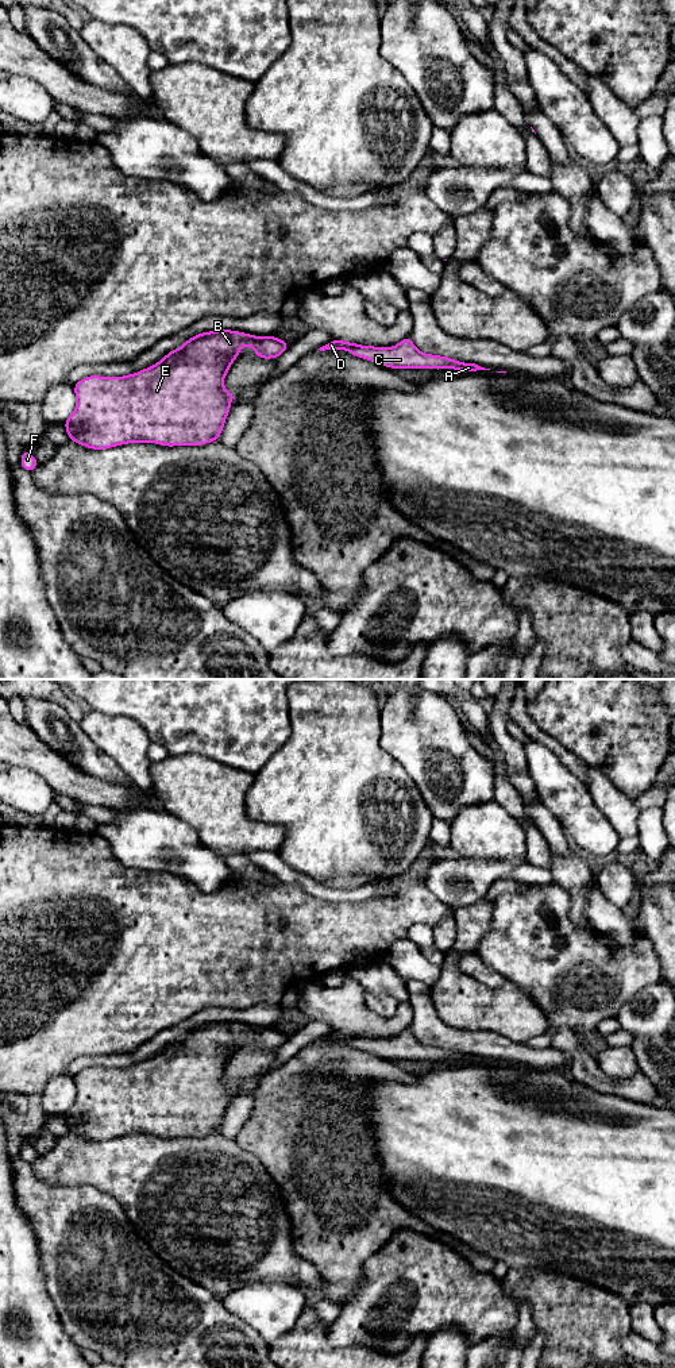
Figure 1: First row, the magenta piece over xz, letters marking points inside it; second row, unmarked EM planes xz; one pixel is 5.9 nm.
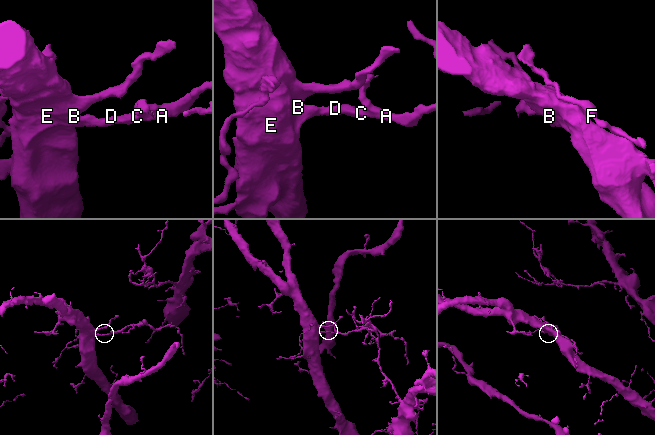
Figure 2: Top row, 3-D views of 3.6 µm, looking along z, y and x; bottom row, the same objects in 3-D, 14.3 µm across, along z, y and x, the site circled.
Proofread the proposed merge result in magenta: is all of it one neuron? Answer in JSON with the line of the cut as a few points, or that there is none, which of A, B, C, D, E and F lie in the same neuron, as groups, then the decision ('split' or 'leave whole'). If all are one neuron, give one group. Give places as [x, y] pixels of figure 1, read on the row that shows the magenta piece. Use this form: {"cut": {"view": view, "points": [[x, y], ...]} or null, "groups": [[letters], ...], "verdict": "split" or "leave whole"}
{"cut": null, "groups": [["A", "B", "C", "D", "E", "F"]], "verdict": "leave whole"}

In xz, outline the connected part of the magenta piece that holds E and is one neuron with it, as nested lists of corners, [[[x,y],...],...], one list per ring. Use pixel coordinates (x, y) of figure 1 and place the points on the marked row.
[[[215,330],[215,331],[201,332],[189,338],[180,348],[169,351],[159,362],[140,371],[136,371],[134,374],[122,375],[122,377],[86,375],[85,378],[80,379],[73,385],[73,390],[76,393],[76,409],[63,421],[69,440],[90,450],[108,450],[111,447],[119,447],[122,444],[130,444],[135,442],[155,443],[165,447],[176,447],[176,446],[205,446],[211,442],[219,440],[223,427],[225,424],[227,416],[231,409],[234,394],[235,394],[231,390],[225,390],[223,388],[223,382],[231,365],[239,357],[239,352],[244,344],[251,346],[254,348],[255,355],[261,359],[279,358],[289,348],[288,342],[279,338],[275,338],[274,335],[256,336],[256,335],[248,335],[247,332],[234,331],[234,330]]]

